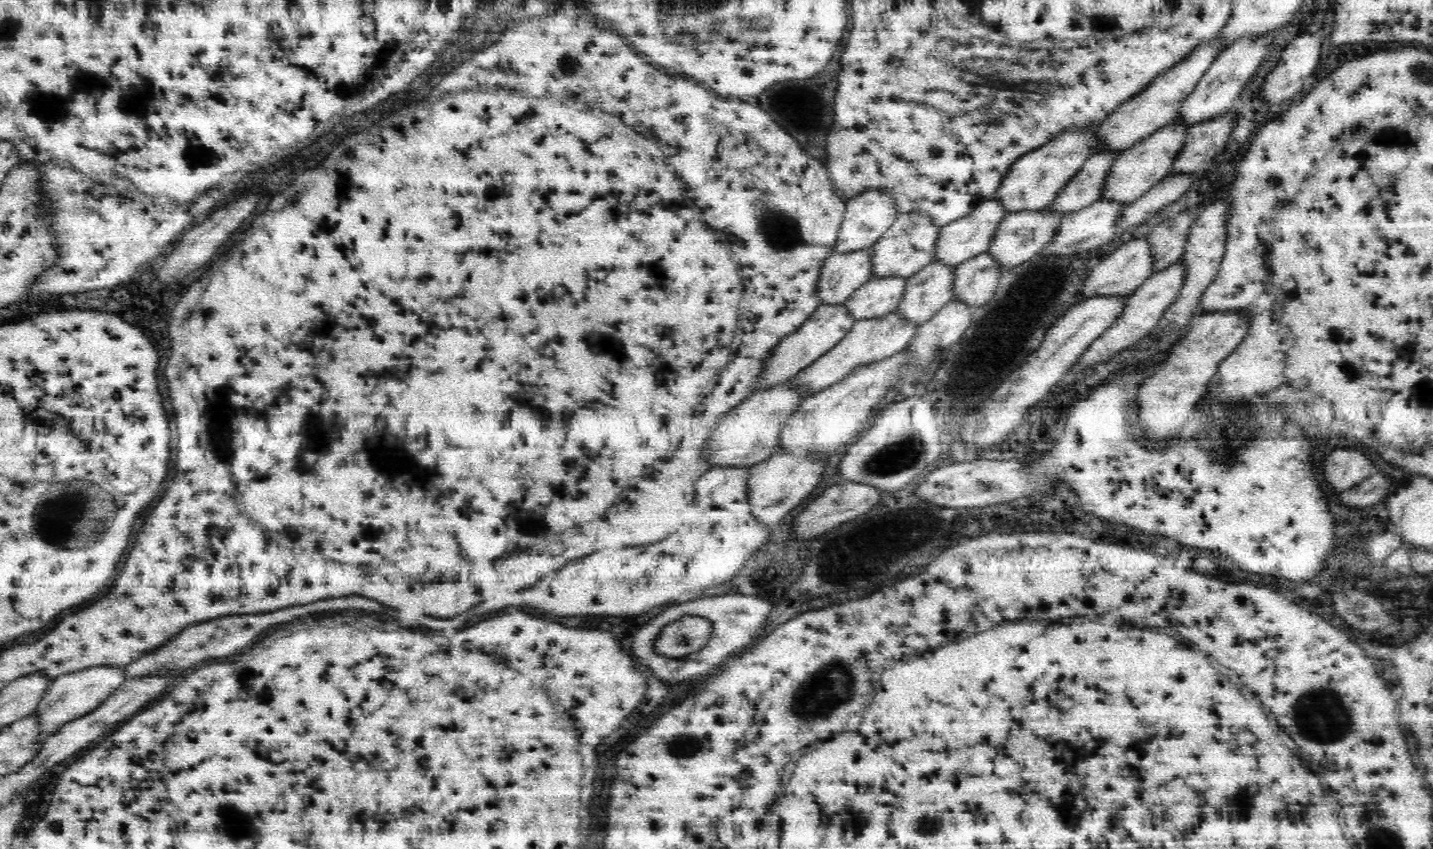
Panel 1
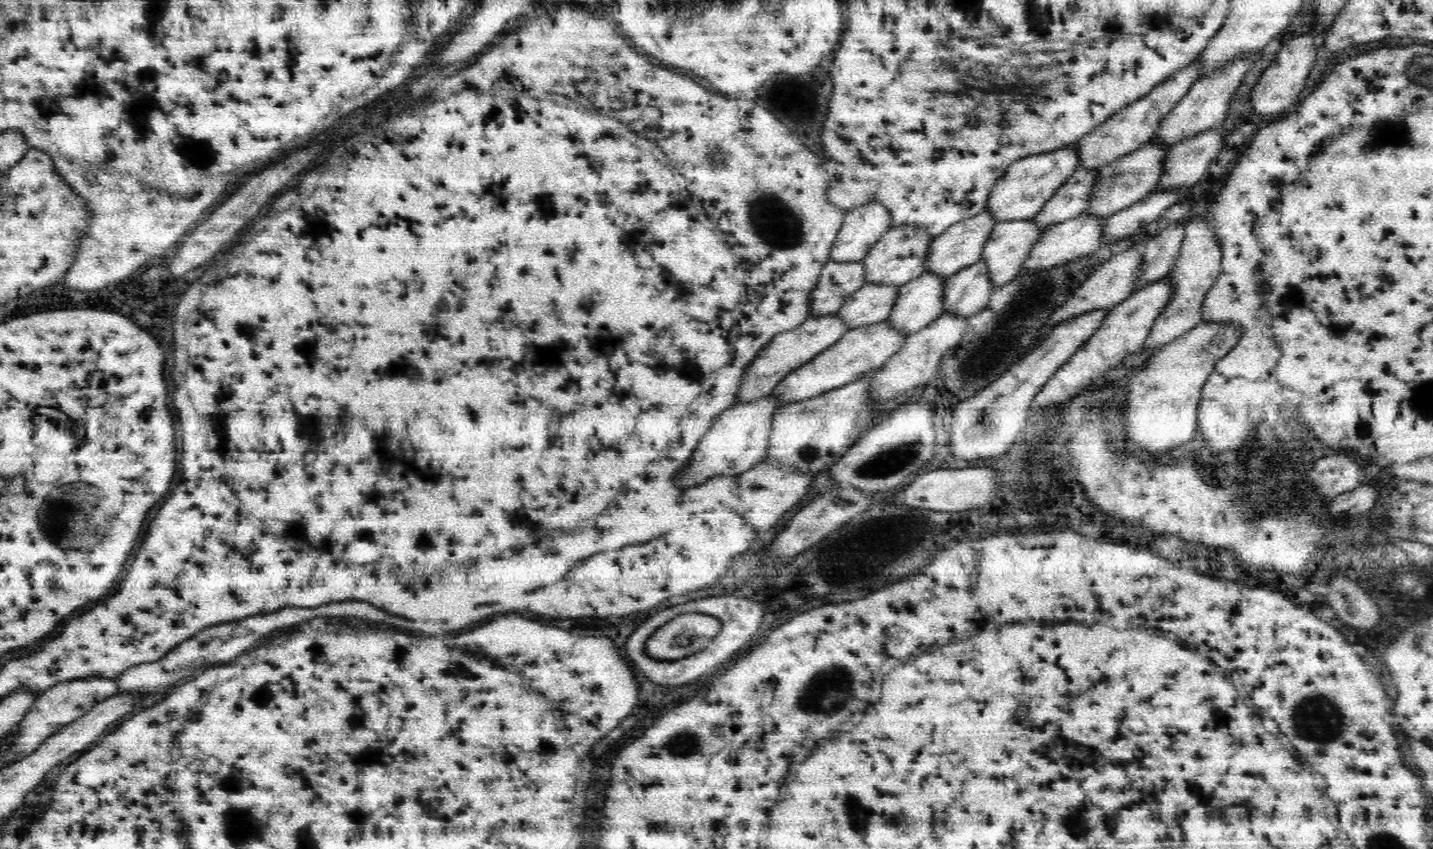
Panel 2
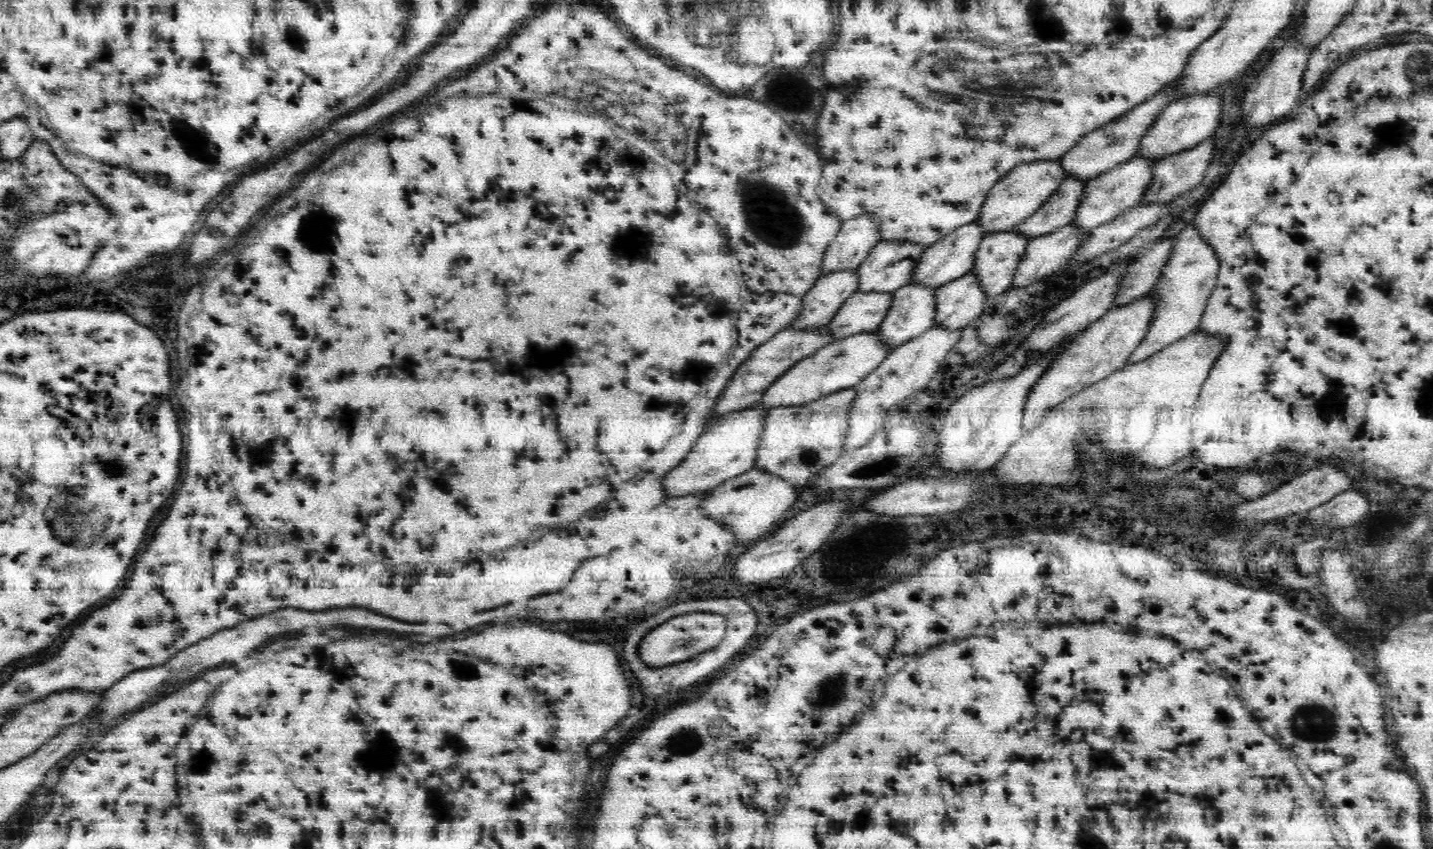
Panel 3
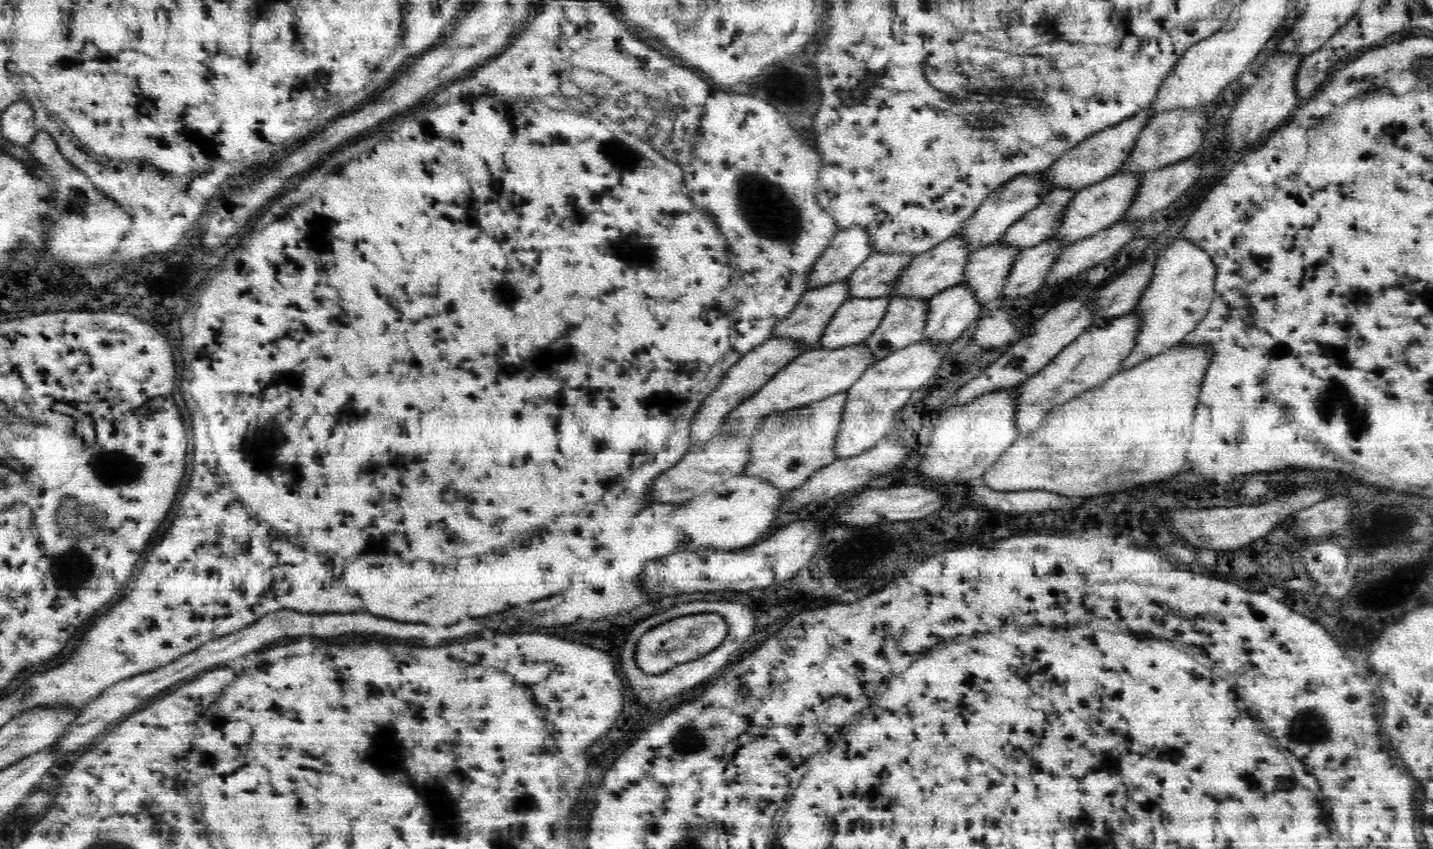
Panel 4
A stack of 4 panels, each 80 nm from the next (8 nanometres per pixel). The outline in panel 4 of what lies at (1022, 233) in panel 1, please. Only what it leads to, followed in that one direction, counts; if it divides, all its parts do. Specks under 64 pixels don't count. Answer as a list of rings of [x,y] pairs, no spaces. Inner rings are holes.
[[[996,241],[970,253],[964,283],[974,291],[981,306],[1002,297],[1008,274],[1020,251],[1014,245]]]

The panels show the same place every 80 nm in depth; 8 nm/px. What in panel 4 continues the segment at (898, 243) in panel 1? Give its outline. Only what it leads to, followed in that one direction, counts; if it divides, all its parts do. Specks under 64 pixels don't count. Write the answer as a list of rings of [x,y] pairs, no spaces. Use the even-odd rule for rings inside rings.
[[[912,253],[872,254],[848,278],[848,296],[854,298],[888,297],[900,282],[900,274],[912,262]]]

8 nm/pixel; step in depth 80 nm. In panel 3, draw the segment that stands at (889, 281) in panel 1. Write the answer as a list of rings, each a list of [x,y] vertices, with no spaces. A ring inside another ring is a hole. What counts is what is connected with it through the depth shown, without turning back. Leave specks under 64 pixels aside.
[[[860,291],[846,301],[828,325],[832,342],[878,330],[893,302],[891,293]]]

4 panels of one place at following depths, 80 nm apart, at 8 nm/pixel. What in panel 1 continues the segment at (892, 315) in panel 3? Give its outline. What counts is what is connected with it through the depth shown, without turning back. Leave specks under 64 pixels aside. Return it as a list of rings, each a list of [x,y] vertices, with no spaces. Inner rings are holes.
[[[938,259],[930,261],[916,274],[907,278],[906,290],[896,313],[920,326],[951,301],[954,278],[956,267],[946,265]]]

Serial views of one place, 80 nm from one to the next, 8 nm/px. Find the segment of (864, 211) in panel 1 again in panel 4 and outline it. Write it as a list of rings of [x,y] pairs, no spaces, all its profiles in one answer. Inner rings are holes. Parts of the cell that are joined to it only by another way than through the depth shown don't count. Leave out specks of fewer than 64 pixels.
[[[860,226],[842,230],[814,264],[808,278],[808,289],[848,279],[870,254],[872,243],[866,230]]]

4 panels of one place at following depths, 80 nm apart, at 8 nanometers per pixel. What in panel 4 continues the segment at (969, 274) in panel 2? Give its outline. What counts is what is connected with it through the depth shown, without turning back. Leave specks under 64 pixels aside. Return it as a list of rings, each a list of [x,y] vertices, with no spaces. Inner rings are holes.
[[[964,281],[936,293],[928,301],[928,318],[922,339],[928,339],[934,345],[948,347],[980,318],[982,312],[974,291]]]

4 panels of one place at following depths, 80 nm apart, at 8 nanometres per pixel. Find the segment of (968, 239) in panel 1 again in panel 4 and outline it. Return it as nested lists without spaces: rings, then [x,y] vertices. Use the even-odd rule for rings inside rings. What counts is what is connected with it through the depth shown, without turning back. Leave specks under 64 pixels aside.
[[[956,234],[936,245],[933,249],[917,254],[912,262],[906,266],[906,270],[900,274],[900,282],[888,294],[888,300],[893,296],[902,295],[902,297],[926,299],[929,302],[929,298],[932,298],[936,293],[964,281],[964,270],[968,264],[970,249],[962,238],[963,236]]]

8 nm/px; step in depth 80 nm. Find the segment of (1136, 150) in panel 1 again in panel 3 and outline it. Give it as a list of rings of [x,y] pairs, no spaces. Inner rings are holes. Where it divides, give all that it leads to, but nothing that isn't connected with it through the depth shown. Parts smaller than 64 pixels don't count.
[[[1137,155],[1130,161],[1124,162],[1123,165],[1114,166],[1114,170],[1100,174],[1086,182],[1082,200],[1080,200],[1076,216],[1072,220],[1073,226],[1092,232],[1094,228],[1106,225],[1106,222],[1113,221],[1116,216],[1140,205],[1144,192],[1148,190],[1150,182],[1152,182],[1155,163],[1154,159],[1146,159],[1146,157]]]

